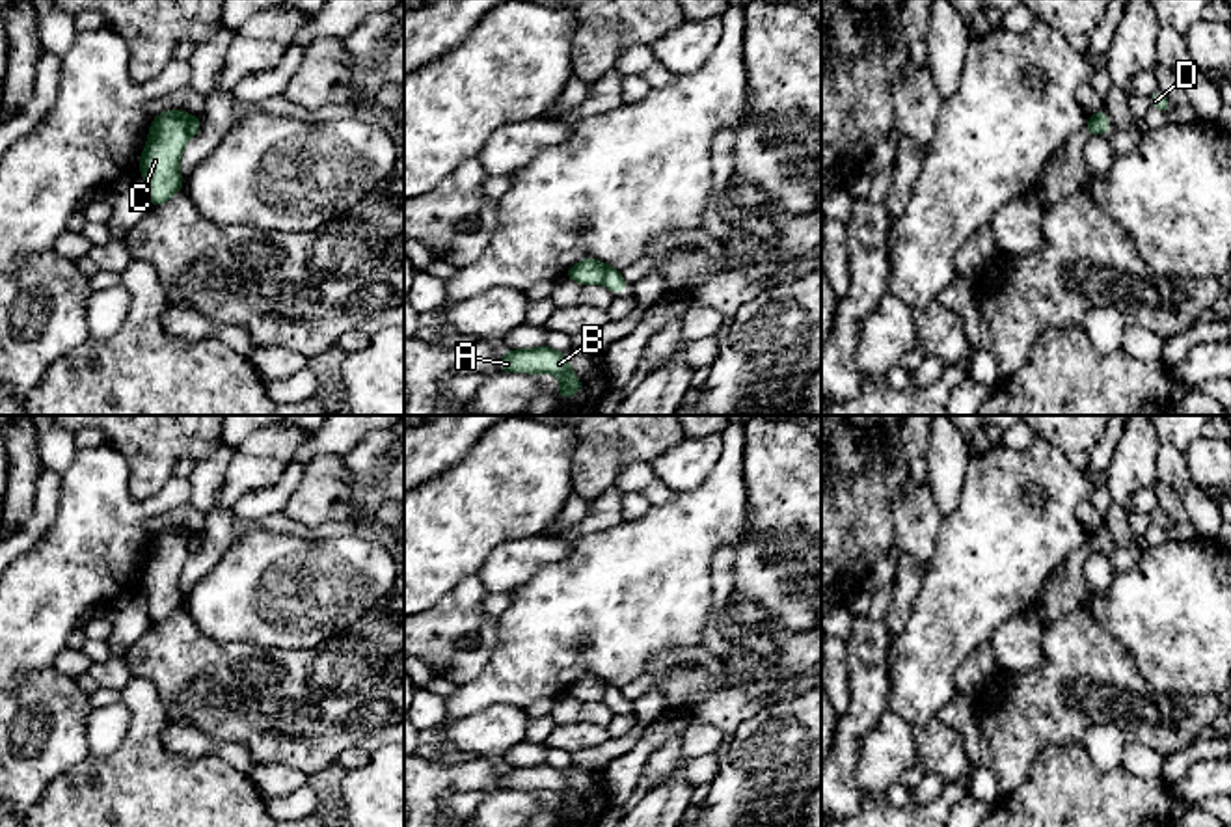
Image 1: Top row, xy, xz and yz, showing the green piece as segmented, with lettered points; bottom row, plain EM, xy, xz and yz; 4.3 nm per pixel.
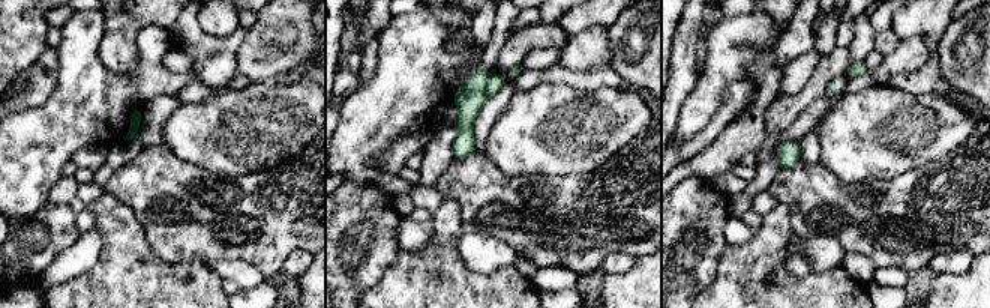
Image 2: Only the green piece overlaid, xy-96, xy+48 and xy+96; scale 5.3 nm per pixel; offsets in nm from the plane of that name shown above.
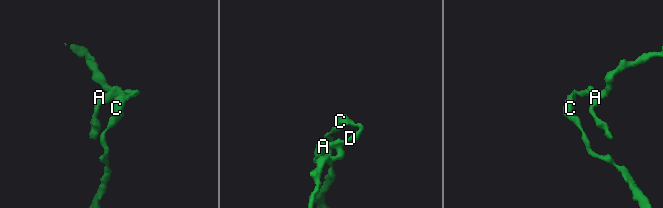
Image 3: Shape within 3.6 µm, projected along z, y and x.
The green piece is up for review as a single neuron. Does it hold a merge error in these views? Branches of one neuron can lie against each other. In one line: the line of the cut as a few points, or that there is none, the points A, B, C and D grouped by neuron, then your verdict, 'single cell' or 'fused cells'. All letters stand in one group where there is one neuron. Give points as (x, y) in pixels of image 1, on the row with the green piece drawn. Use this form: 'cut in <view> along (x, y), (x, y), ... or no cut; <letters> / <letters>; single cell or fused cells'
cut in xy along (189, 116), (187, 129), (192, 135); A B D / C; fused cells

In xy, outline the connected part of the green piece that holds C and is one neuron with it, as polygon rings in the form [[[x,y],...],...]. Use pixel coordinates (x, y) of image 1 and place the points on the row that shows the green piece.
[[[168,110],[155,117],[149,127],[149,140],[140,156],[140,173],[145,177],[151,207],[164,205],[184,186],[179,162],[192,138],[186,129],[188,119],[190,114],[183,110]]]

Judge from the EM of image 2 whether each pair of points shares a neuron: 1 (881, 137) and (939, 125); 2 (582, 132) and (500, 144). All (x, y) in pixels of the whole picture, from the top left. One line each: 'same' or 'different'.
1: same
2: same

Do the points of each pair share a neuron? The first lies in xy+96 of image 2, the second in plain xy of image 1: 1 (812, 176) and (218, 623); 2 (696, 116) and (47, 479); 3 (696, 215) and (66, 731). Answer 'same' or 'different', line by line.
1: different
2: different
3: same

